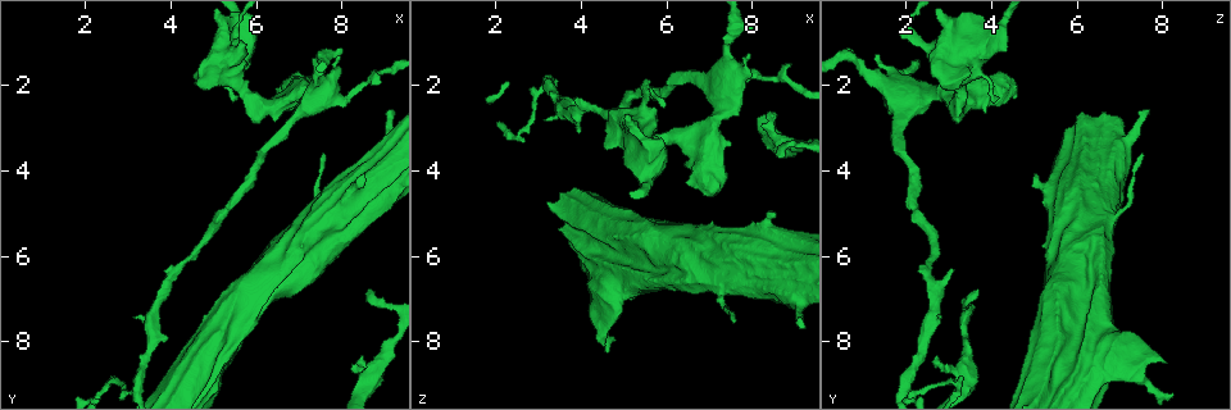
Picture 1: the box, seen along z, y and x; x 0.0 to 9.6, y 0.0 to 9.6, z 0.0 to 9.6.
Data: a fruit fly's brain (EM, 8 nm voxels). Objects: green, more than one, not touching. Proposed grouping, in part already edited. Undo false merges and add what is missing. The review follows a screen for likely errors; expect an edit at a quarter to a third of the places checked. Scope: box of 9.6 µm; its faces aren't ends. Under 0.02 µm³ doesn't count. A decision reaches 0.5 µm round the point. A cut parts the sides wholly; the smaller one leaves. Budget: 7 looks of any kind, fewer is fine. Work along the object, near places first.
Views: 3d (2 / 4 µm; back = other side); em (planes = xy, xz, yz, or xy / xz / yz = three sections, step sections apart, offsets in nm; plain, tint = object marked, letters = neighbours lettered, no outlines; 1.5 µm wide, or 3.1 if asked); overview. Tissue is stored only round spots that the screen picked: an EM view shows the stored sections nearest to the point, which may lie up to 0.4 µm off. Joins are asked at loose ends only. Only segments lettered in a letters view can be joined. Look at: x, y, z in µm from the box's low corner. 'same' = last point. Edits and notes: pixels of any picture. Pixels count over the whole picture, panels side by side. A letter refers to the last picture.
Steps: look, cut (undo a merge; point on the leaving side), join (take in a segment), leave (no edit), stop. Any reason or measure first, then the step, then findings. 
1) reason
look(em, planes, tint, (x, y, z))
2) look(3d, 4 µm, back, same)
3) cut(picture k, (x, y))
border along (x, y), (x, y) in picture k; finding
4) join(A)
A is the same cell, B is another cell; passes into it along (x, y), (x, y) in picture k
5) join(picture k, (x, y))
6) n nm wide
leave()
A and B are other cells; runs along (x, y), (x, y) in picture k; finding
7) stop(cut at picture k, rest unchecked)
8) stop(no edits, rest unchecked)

thin end
look(em, xy, step 8, letters, (8.45, 8.35, 2.75))

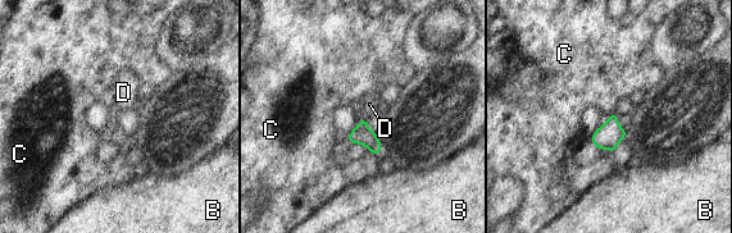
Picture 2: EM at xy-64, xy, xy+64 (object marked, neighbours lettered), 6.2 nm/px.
join(D)
D is the same cell, B and C are other cells; it goes on there

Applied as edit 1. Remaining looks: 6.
branch stops here
look(3d, 4 µm, (5.50, 2.30, 4.20))

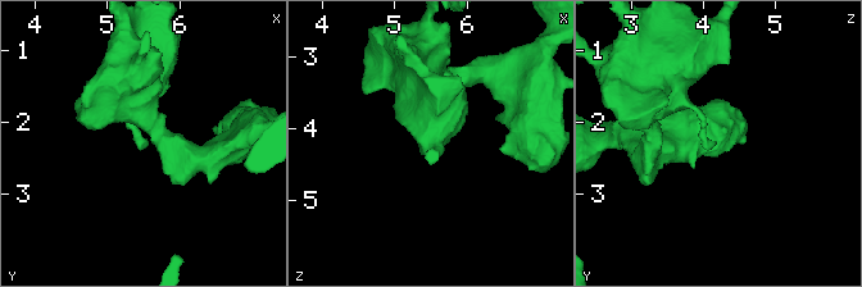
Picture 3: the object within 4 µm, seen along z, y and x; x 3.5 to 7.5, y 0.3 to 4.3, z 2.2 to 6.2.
look(em, planes, letters, (5.50, 2.30, 4.15))

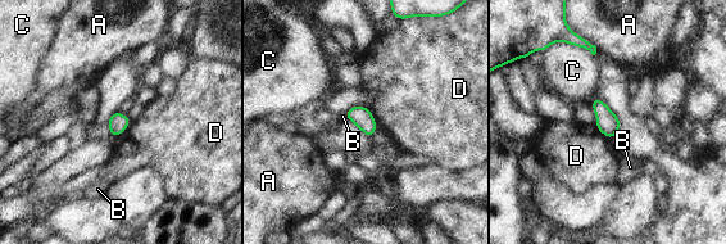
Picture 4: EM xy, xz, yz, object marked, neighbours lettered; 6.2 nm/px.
leave()
A, B, C and D are other cells; border along (595, 125), (604, 135), (612, 139) in picture 4; none of them fits

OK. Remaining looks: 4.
an open end
look(em, yz, step 4, letters, (7.65, 3.70, 7.55))

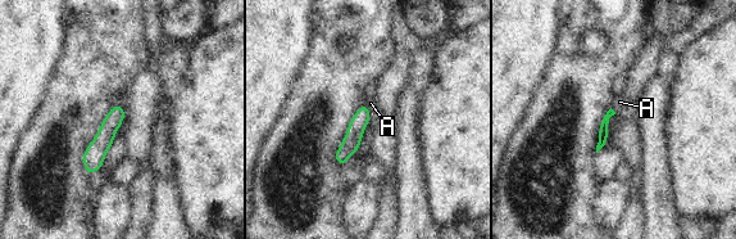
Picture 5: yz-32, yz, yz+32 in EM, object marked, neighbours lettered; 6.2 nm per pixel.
look(em, planes, letters, same)

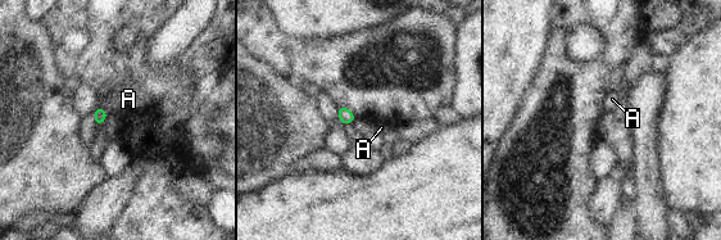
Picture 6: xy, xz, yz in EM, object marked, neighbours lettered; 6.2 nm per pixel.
leave()
A is another cell; border along (100, 105), (108, 113) in picture 6; no lettered segment goes on from it

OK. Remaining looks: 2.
stop(join at picture 2, rest unchecked)

